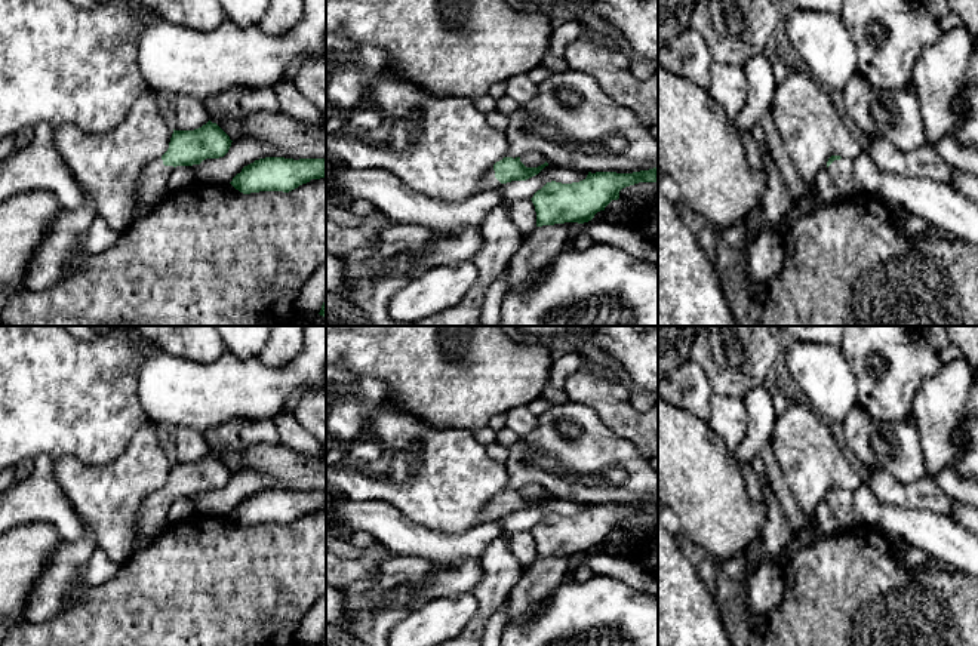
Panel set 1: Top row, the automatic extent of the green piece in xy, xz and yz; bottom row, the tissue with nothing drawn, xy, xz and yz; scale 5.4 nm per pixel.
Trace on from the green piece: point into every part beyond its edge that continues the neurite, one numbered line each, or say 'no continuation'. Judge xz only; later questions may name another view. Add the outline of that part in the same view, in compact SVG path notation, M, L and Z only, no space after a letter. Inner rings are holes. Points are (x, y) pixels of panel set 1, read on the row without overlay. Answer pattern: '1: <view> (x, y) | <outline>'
1: xz (488, 513) | M490 499L480 513L482 522L493 522L495 519L501 517L501 514L495 510L495 502Z

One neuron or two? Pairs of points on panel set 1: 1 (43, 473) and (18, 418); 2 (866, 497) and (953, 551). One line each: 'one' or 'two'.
1: two
2: one

